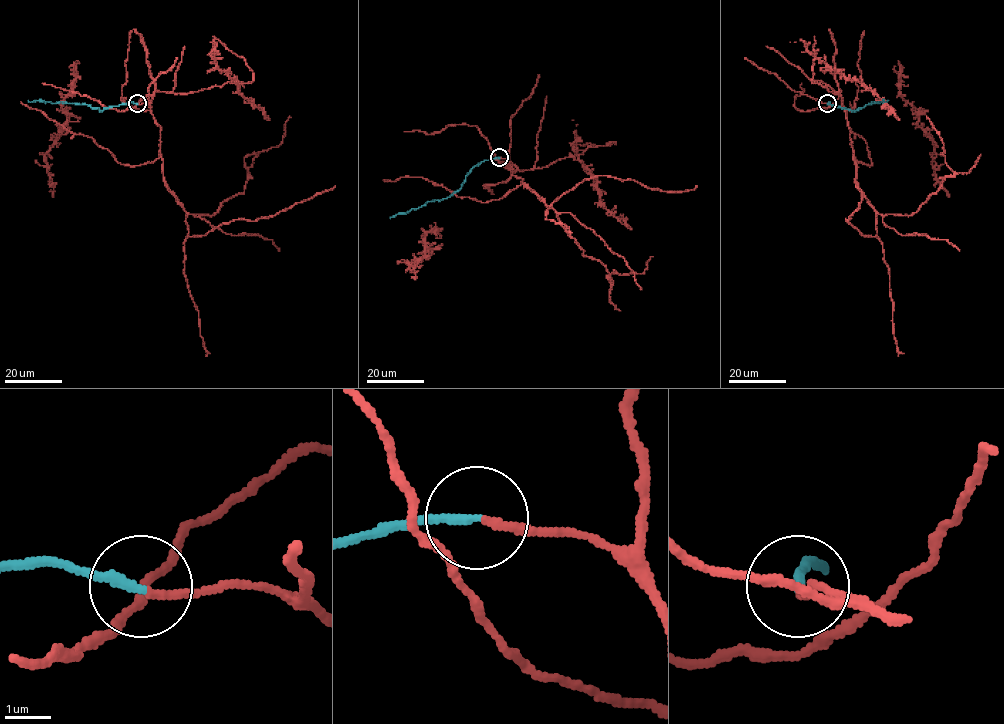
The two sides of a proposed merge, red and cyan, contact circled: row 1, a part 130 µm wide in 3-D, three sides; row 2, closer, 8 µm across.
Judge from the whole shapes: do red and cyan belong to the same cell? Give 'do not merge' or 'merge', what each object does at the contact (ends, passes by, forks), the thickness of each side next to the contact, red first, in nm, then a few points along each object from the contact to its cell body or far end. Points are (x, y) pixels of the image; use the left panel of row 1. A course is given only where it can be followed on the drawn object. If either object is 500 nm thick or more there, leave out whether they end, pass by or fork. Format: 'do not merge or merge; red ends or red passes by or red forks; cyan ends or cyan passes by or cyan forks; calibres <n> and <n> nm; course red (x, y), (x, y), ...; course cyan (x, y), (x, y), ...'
merge; red passes by; cyan ends; calibres 120 and 200 nm; course red (138, 103), (160, 127), (168, 189), (194, 215), (244, 192), (244, 158), (277, 147), (290, 115); course cyan (137, 103), (123, 103), (101, 111), (84, 104), (28, 101)

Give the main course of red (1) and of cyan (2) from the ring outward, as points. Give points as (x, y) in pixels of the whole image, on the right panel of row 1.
1: (827, 103), (842, 106), (859, 189), (883, 215), (915, 213), (954, 174), (926, 115)
2: (827, 103), (854, 111), (871, 103), (887, 101)

